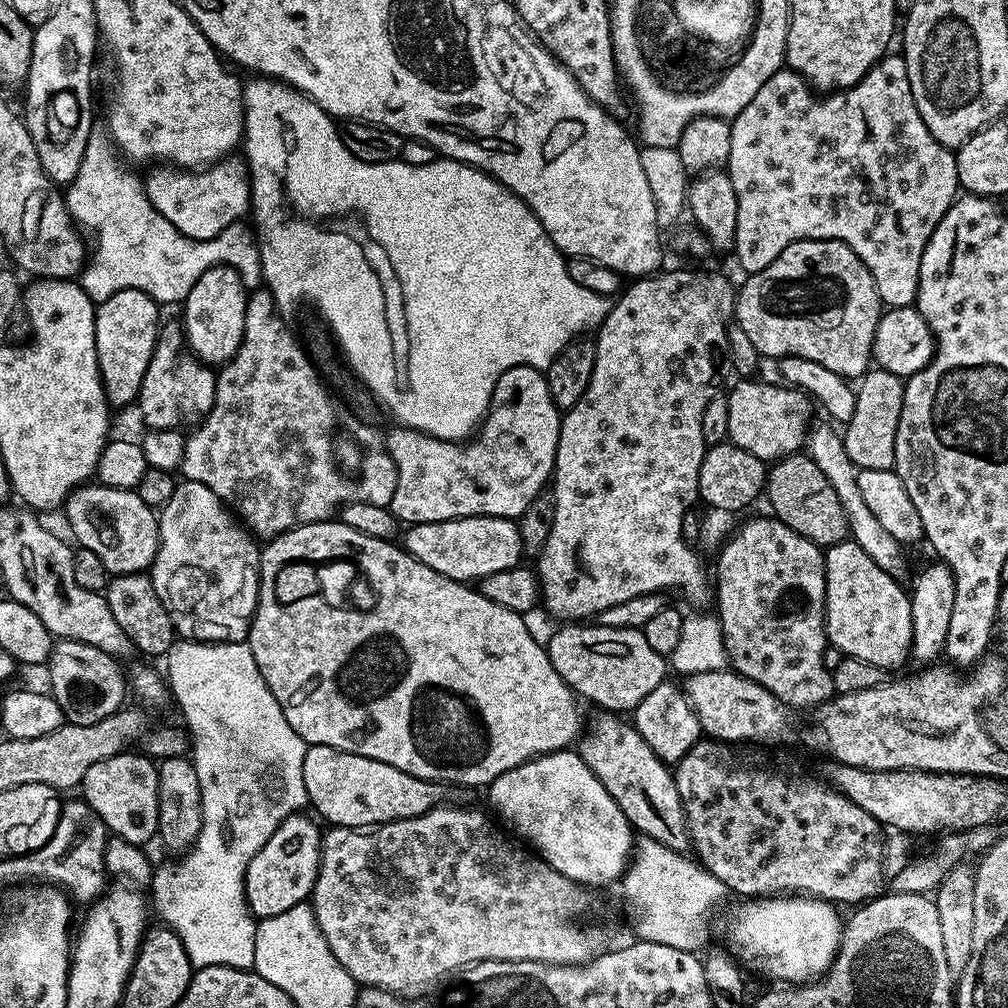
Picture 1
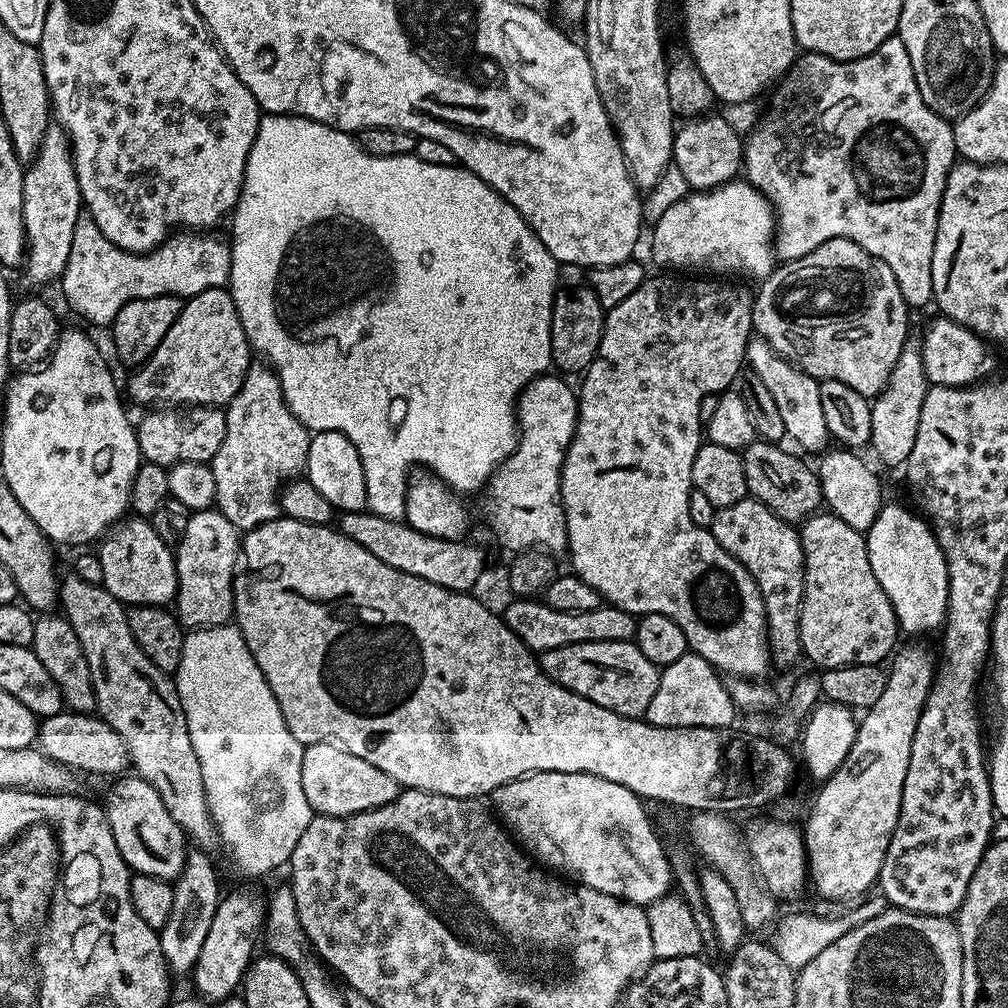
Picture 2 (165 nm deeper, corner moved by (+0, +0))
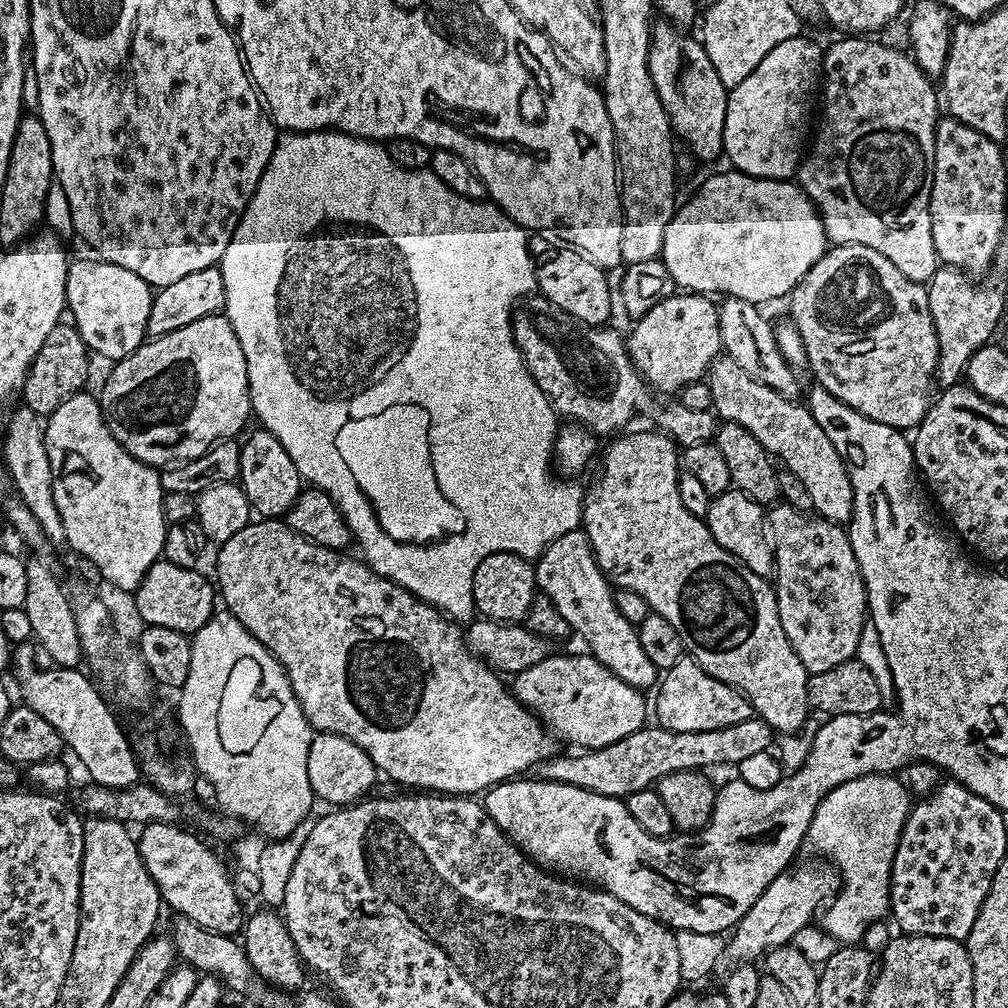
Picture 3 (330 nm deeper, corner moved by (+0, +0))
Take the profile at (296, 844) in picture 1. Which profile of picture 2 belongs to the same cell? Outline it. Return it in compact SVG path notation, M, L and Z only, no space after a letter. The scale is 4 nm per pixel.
M232 892L221 899L218 910L214 914L214 922L210 922L210 931L206 933L206 942L202 942L202 954L198 954L198 962L194 969L196 988L201 997L209 1002L227 1000L232 992L244 983L244 974L254 959L257 951L256 939L262 936L266 924L266 904L252 892Z

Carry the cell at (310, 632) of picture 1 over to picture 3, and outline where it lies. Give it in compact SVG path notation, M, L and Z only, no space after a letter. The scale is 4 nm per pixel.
M260 518L248 523L245 528L238 530L238 534L234 534L234 538L219 545L217 552L220 553L216 556L214 580L218 585L218 596L223 607L231 612L234 618L238 618L238 622L242 622L247 632L255 640L262 642L262 646L266 646L269 654L283 666L308 725L316 732L342 734L350 738L350 742L366 750L376 769L383 775L385 772L390 779L397 780L400 784L409 784L412 787L409 789L412 790L427 790L432 794L468 798L473 794L487 792L495 784L519 777L527 773L524 772L527 768L535 769L544 760L557 755L557 741L553 733L544 727L539 716L529 712L517 700L507 683L503 684L500 681L503 680L501 673L469 650L465 633L461 629L459 632L456 629L459 627L449 617L426 601L418 599L413 592L406 591L393 580L387 580L385 576L379 576L373 568L364 563L363 559L356 557L355 560L352 556L344 556L348 554L343 551L318 546L305 536L299 536L297 532L288 528L287 523L276 518Z

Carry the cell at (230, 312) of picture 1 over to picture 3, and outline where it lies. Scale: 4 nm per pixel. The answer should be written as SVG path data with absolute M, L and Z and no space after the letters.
M224 314L198 318L198 322L190 322L190 326L182 326L182 330L174 330L165 336L149 339L141 344L138 350L131 352L129 356L124 356L122 359L115 361L113 372L110 374L110 378L106 379L106 386L98 393L98 399L110 434L114 434L118 443L134 458L138 458L144 464L149 464L151 468L157 470L187 464L189 460L196 460L202 454L206 454L206 450L214 447L216 441L239 437L245 431L244 423L247 422L248 416L250 420L253 415L252 399L248 393L246 354L242 354L242 342L238 342L238 334L234 334L234 326L229 322L227 315Z

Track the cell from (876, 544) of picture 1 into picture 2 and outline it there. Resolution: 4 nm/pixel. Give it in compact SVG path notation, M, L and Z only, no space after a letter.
M759 338L748 341L746 364L754 374L758 374L758 378L762 378L766 390L770 390L778 411L782 413L782 422L786 422L787 439L801 444L808 452L823 453L829 447L830 437L826 414L822 411L821 381L782 358L765 340Z

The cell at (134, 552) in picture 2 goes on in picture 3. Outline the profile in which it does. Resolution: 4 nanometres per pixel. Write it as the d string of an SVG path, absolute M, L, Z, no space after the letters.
M158 559L150 570L146 570L135 590L136 612L144 619L145 625L166 626L170 630L195 634L218 608L217 589L209 577L208 580L196 568L174 566L174 562Z

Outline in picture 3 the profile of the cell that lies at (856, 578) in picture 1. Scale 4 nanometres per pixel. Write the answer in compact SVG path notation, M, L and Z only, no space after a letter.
M783 502L771 505L766 512L776 550L778 618L794 654L810 674L853 659L868 616L868 591L847 531L833 520L812 518Z

